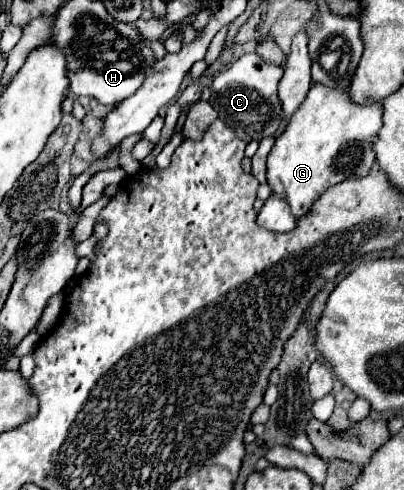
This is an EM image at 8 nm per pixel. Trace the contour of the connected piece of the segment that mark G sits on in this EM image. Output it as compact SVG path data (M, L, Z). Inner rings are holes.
M313 83L303 107L277 137L267 157L267 183L273 193L279 193L289 203L295 217L303 217L327 187L349 177L365 177L371 171L375 163L373 141L381 127L381 115L381 101L355 103L349 87L327 89L323 83Z

